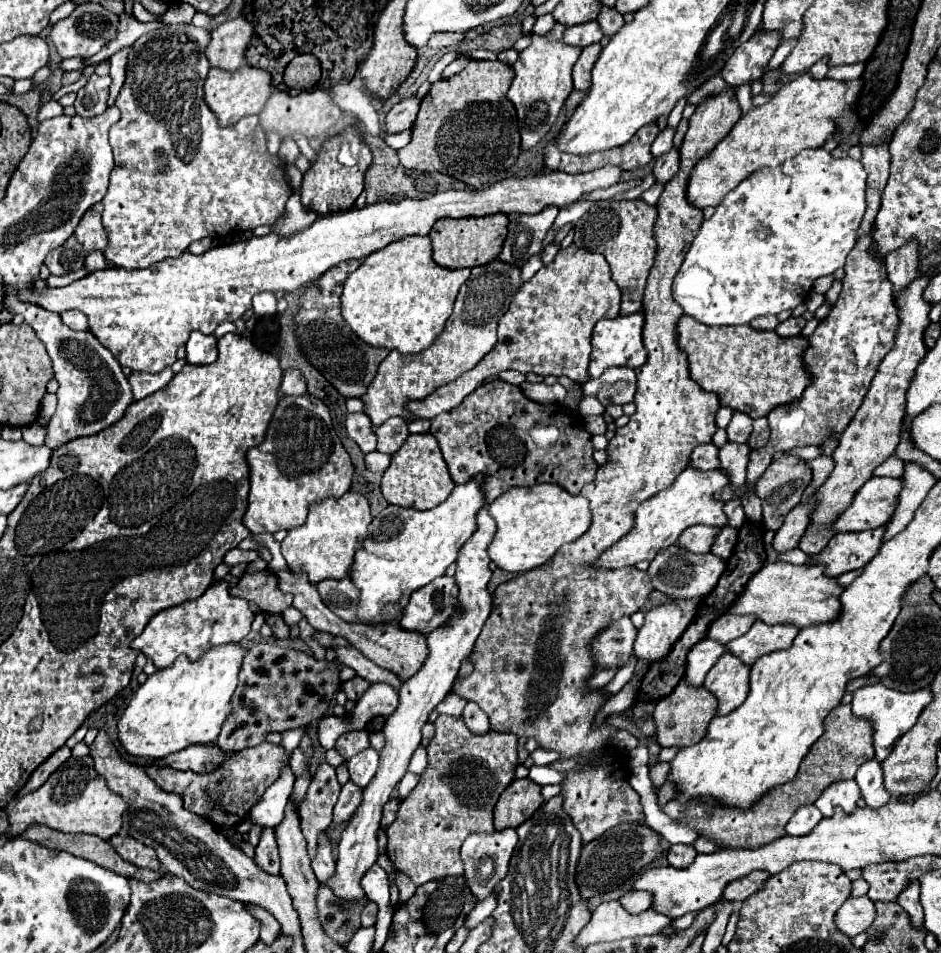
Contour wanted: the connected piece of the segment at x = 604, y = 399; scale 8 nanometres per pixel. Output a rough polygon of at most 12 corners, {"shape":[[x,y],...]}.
{"shape":[[610,368],[582,384],[602,406],[626,404],[636,394],[632,368]]}

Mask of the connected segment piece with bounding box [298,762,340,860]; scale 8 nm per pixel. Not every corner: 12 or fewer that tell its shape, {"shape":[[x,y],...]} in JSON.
{"shape":[[320,764],[298,806],[310,860],[340,794],[334,766]]}

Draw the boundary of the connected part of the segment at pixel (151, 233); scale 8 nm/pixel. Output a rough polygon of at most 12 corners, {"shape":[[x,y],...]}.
{"shape":[[210,32],[128,54],[104,252],[134,270],[274,224],[258,116],[202,94]]}

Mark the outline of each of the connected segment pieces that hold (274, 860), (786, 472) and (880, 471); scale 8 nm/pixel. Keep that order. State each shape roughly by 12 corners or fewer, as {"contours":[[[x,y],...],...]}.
{"contours":[[[274,828],[262,832],[254,862],[268,874],[280,874]],[[782,454],[756,484],[764,526],[778,530],[800,502],[812,470]],[[896,456],[886,458],[874,476],[900,478],[904,462]]]}

